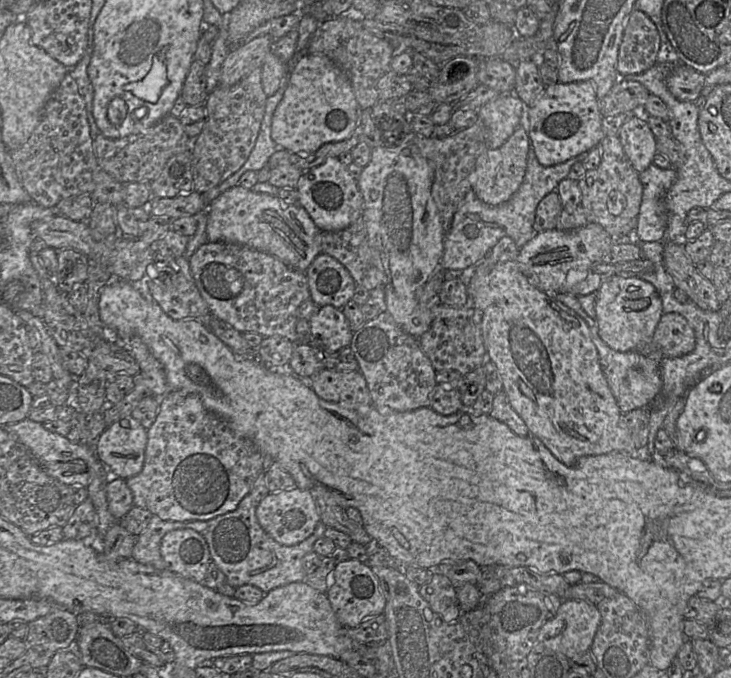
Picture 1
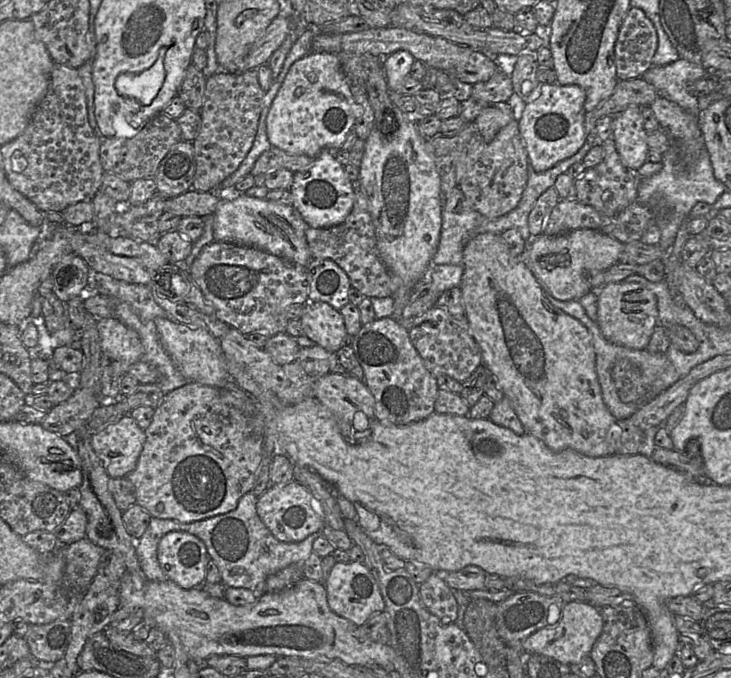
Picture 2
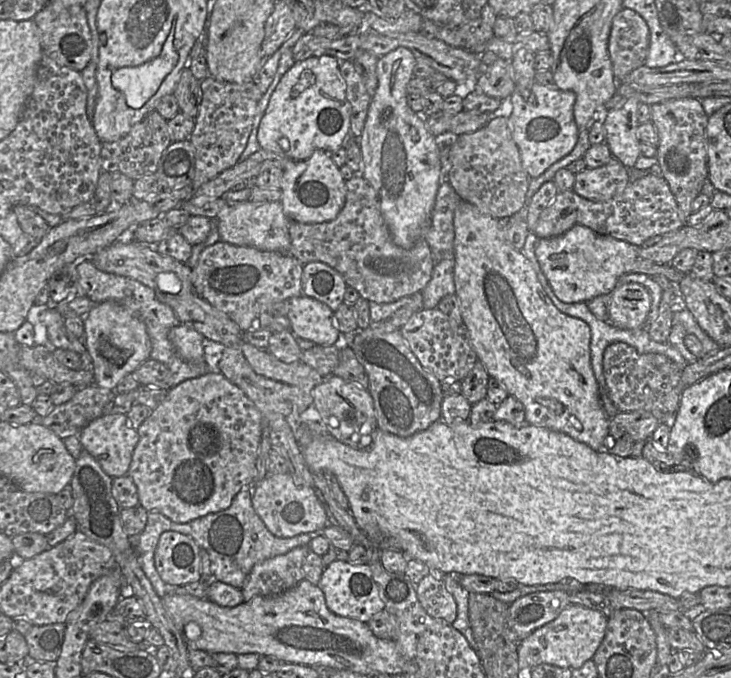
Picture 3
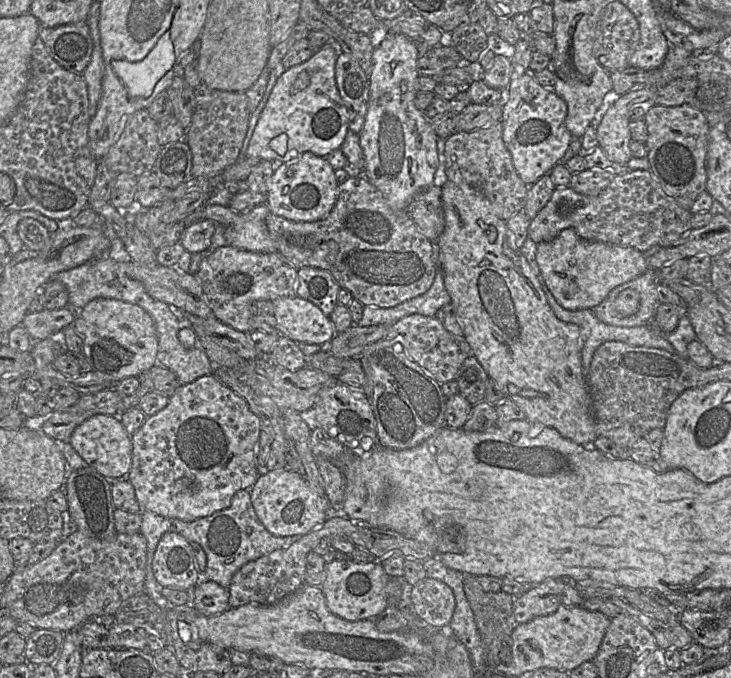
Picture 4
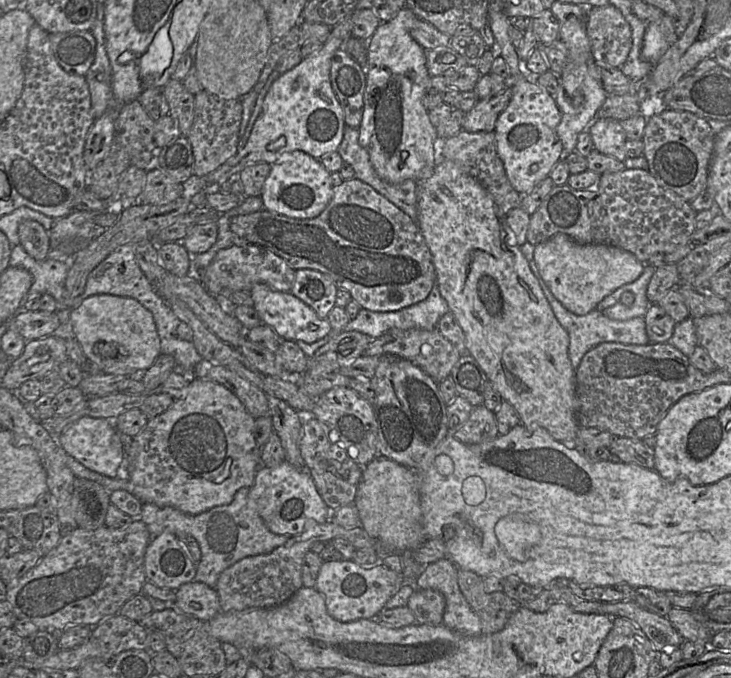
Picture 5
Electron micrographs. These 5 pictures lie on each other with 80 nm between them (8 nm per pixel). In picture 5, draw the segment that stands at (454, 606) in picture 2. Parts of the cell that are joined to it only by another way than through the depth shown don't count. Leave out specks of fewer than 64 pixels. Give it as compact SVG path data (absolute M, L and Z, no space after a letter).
M414 589L407 606L415 616L416 623L430 626L443 624L445 598L440 592Z

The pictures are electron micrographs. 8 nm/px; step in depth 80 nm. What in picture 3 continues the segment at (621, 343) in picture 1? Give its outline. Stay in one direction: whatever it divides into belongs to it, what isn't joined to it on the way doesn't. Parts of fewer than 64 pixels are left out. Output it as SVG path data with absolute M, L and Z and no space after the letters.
M619 283L608 295L608 322L620 329L644 328L651 308L648 290L638 283Z

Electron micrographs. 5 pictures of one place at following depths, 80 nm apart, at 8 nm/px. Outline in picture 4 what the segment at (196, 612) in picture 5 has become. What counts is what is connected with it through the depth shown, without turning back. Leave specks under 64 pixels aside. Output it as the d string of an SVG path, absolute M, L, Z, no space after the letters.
M201 579L192 588L193 598L190 605L204 616L213 616L230 608L229 592L214 581Z

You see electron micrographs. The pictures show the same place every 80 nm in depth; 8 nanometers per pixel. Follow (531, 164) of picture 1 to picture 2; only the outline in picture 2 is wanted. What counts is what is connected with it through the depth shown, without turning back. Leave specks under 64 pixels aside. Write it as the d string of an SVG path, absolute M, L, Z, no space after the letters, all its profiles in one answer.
M596 127L592 130L585 130L586 139L583 146L571 157L557 163L552 168L544 172L536 172L528 161L528 180L522 197L512 211L497 217L488 218L477 211L472 203L466 198L459 187L455 187L450 196L442 206L442 227L437 252L432 260L431 265L431 283L434 291L441 294L453 287L459 287L463 274L463 250L465 244L473 237L486 233L502 234L504 231L516 228L519 230L522 238L526 241L531 233L528 226L528 217L539 196L548 188L555 185L555 181L560 174L566 173L570 166L576 162L582 162L589 150L597 145L602 144L596 133Z

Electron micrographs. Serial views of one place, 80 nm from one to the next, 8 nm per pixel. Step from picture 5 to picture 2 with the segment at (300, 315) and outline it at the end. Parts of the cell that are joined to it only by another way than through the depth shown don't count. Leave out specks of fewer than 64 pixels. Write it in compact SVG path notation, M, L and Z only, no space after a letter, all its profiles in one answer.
M307 302L300 323L306 337L331 353L349 343L343 316L326 302Z

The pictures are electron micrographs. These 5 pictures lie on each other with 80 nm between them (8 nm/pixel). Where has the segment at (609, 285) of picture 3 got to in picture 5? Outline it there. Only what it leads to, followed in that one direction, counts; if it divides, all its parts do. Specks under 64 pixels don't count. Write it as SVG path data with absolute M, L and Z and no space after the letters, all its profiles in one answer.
M557 233L537 244L534 259L553 296L577 315L585 315L596 309L614 290L634 282L645 267L644 263L627 250L607 244L579 243L564 233Z

